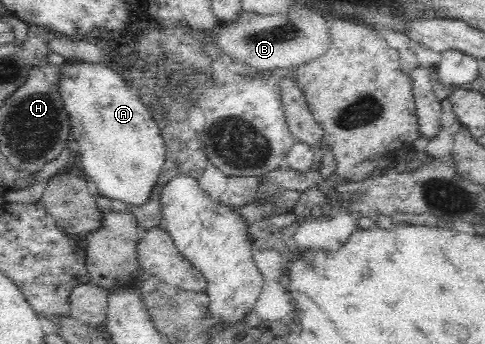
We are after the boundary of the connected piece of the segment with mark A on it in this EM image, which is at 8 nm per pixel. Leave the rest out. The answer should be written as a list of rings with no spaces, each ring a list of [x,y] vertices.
[[[72,59],[66,62],[69,63],[61,65],[65,80],[60,82],[60,93],[72,126],[70,136],[80,144],[80,159],[89,176],[89,183],[96,186],[99,194],[105,198],[121,200],[134,207],[143,206],[158,183],[165,164],[166,146],[157,122],[151,118],[151,112],[139,100],[137,92],[133,92],[133,86],[126,83],[115,70],[101,64],[84,64]]]

